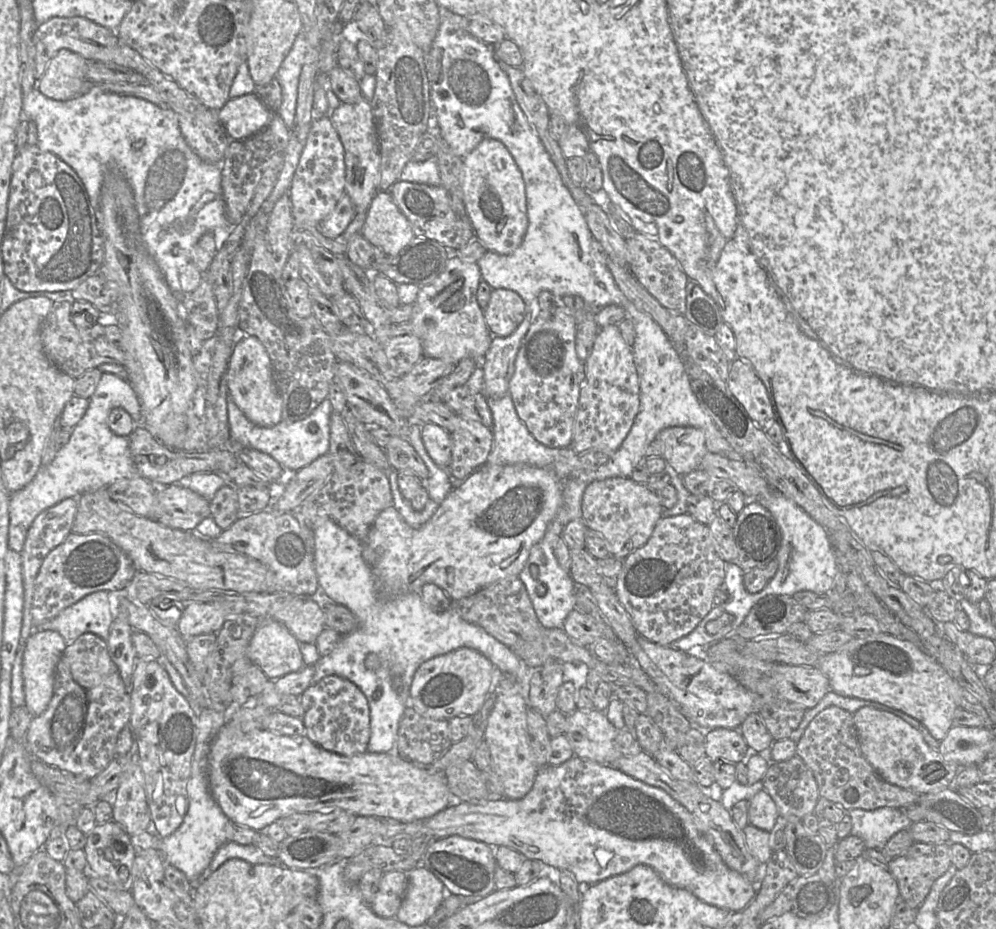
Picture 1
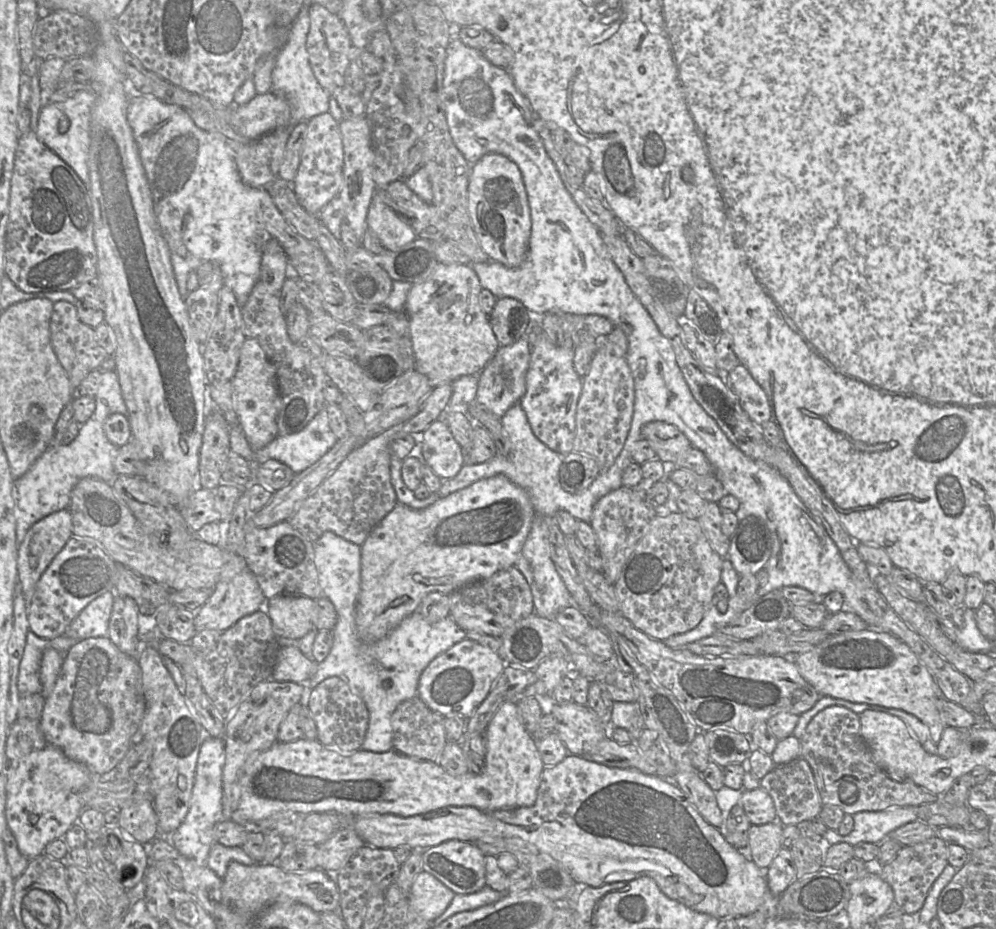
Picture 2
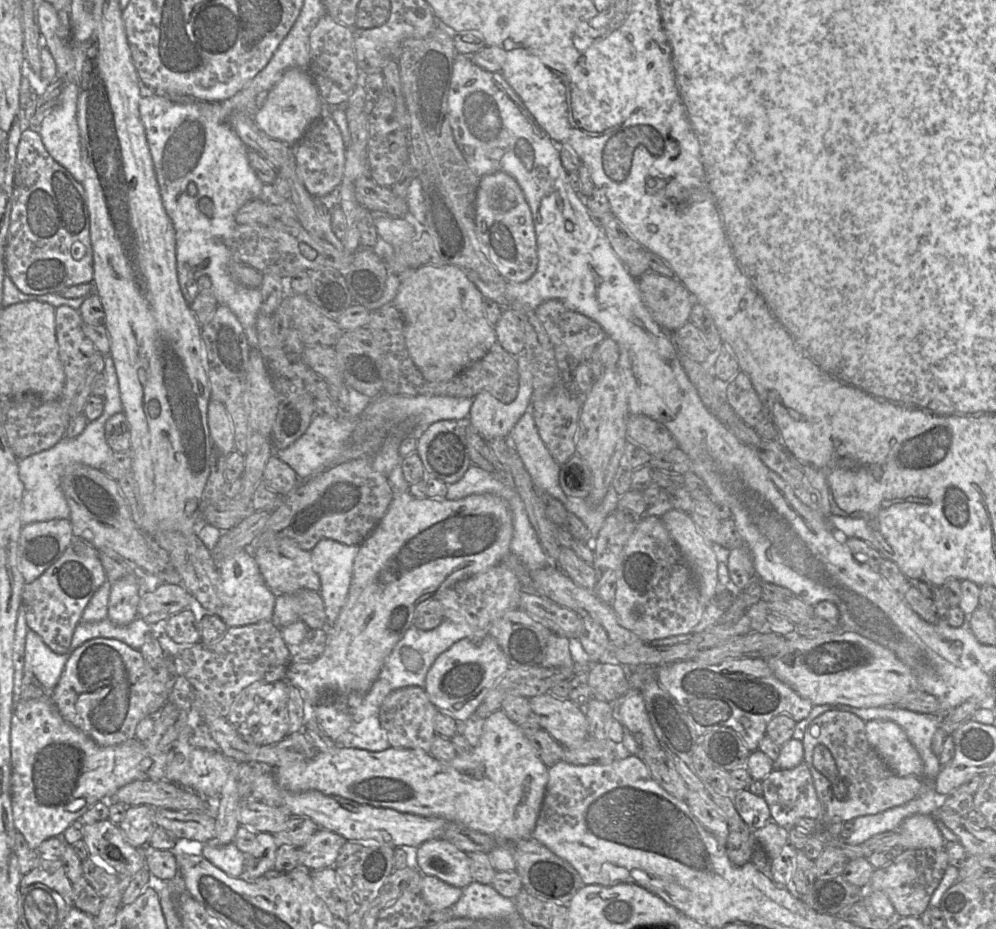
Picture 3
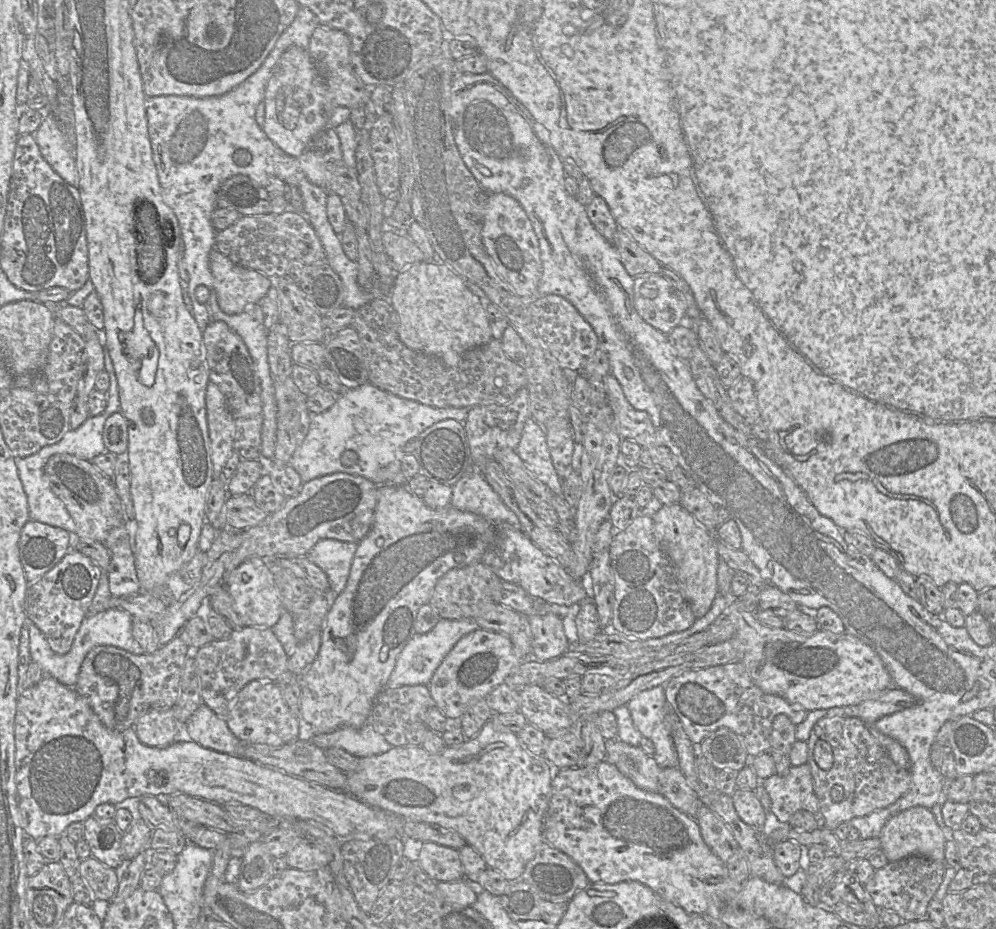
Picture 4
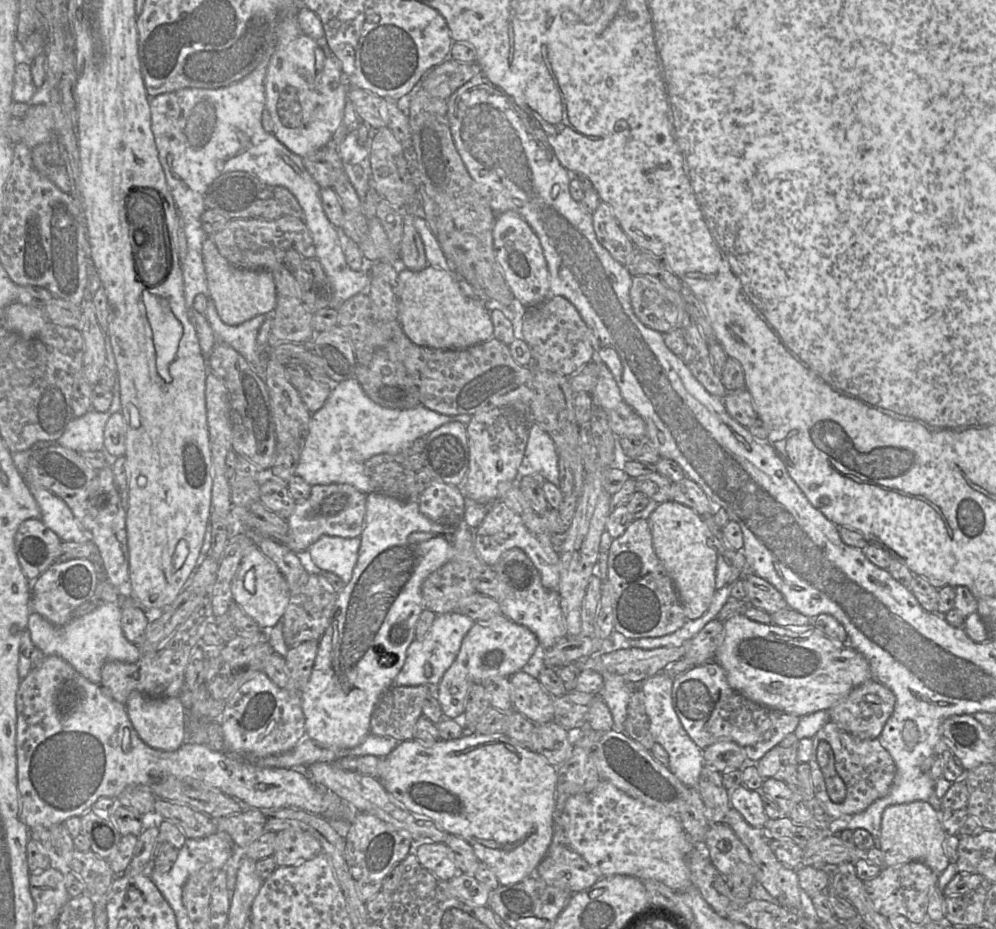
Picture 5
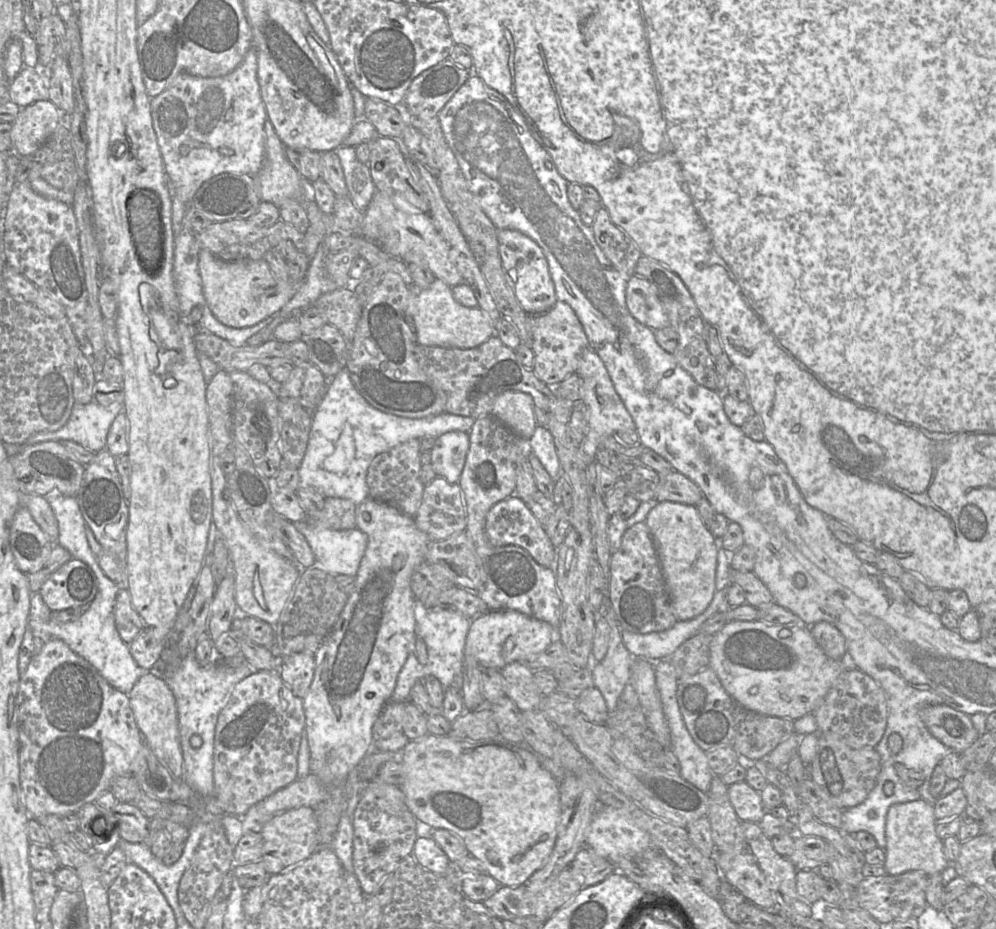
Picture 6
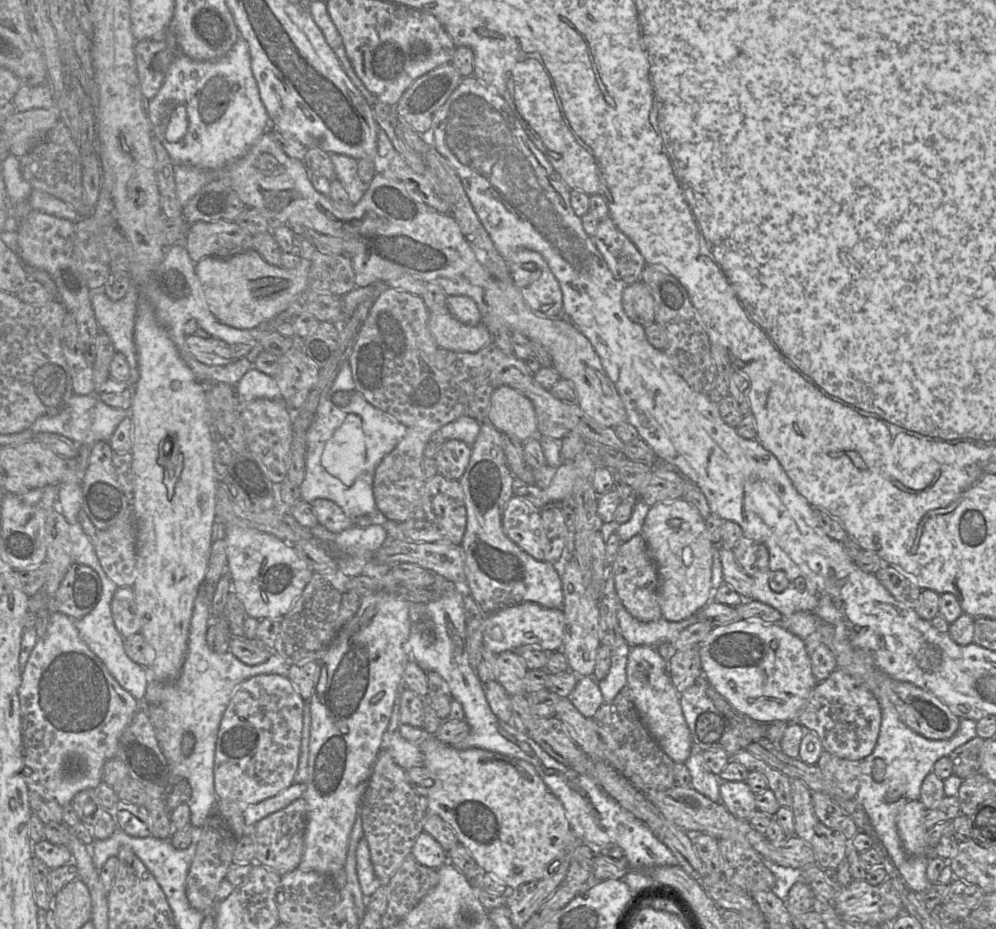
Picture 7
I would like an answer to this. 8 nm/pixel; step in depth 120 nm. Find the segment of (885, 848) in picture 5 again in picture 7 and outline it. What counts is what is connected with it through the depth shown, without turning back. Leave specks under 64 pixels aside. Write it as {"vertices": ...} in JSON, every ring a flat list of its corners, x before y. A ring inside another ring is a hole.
{"vertices":[[919,800,909,801,897,817,897,829,905,851,910,856,932,856,926,841,925,806]]}

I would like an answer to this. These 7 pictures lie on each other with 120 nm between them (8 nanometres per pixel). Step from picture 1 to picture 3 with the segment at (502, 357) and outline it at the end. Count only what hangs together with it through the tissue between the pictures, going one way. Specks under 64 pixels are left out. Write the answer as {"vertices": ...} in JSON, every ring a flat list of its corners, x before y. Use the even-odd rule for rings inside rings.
{"vertices":[[524,353,515,358,519,383,517,396,511,403,504,404,487,391,478,393,473,399,467,422,486,442,509,437,515,424,530,409,531,366]]}

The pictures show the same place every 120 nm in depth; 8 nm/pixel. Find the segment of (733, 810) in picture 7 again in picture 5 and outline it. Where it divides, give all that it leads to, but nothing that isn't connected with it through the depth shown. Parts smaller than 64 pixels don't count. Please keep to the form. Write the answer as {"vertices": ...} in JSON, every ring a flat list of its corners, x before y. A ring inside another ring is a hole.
{"vertices":[[740,785,730,791,730,804,753,827,764,827,769,819,759,790]]}

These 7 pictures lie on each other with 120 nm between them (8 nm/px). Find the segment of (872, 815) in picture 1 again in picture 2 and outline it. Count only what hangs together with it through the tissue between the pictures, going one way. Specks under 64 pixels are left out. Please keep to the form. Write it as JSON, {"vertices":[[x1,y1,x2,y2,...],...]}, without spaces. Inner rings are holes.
{"vertices":[[900,806,883,811,858,812,852,815,854,828,846,836,829,829,823,835,825,849,837,843,848,843,853,847,859,843,880,844,892,831,918,820,918,807]]}

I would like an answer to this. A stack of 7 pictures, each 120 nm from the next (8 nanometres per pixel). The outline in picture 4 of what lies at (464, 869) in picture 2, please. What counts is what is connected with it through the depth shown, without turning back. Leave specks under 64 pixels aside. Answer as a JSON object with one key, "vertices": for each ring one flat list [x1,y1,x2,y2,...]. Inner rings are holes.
{"vertices":[[422,842,417,861,423,871,436,882,464,879,464,869,457,849,435,842]]}

